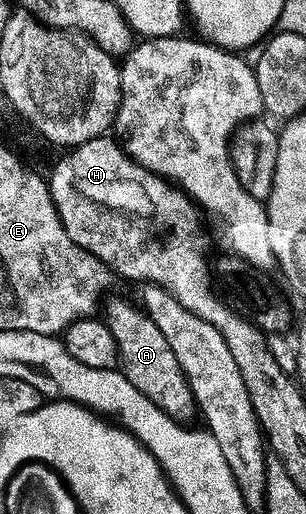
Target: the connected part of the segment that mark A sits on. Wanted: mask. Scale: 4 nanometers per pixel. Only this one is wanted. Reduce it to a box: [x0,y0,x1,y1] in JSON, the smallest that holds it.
[103,300,199,422]

